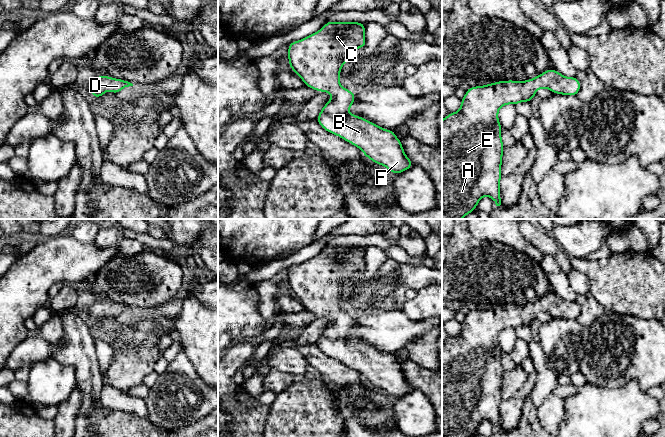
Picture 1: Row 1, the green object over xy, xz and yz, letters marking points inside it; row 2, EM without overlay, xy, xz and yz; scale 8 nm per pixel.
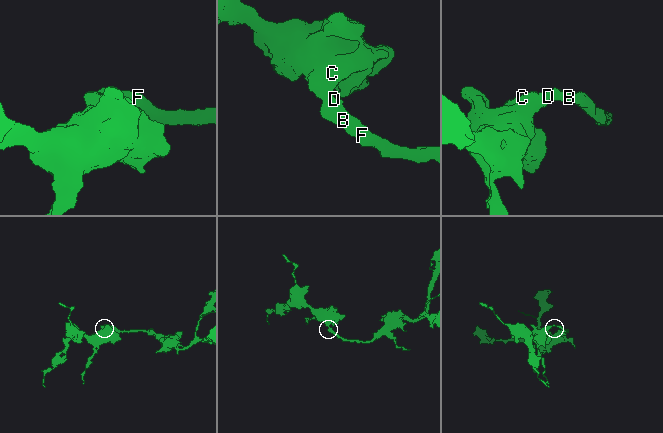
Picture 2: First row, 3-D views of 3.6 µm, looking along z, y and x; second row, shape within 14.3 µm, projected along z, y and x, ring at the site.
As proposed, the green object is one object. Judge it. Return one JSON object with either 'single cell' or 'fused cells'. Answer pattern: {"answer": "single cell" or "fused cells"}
{"answer": "single cell"}

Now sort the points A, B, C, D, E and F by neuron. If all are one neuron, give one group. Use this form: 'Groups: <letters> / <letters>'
Groups: A B C D E F

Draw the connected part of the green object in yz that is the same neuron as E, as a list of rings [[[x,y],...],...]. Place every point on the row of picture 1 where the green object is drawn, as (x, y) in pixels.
[[[552,68],[526,81],[497,81],[484,86],[469,87],[465,96],[460,99],[460,110],[449,113],[442,120],[442,219],[462,219],[475,211],[483,196],[489,196],[496,206],[501,205],[499,185],[503,177],[501,166],[505,147],[501,138],[502,126],[498,119],[498,111],[502,106],[531,102],[536,95],[536,90],[541,88],[547,88],[554,94],[577,96],[580,87],[581,81],[576,77],[565,77]]]

